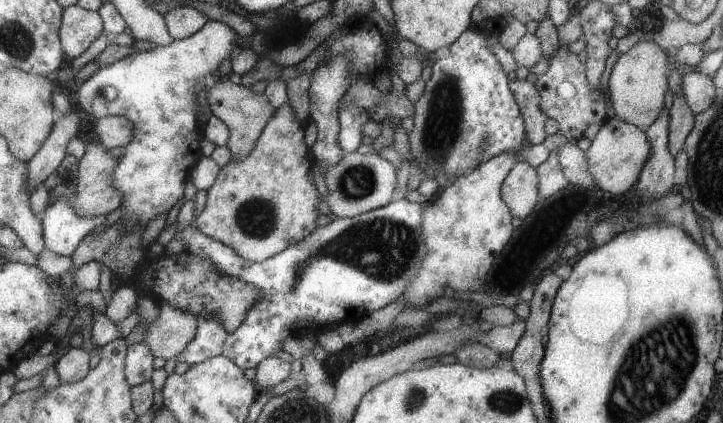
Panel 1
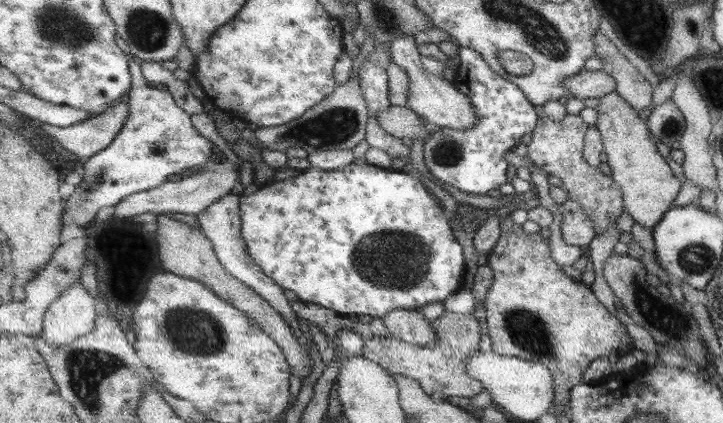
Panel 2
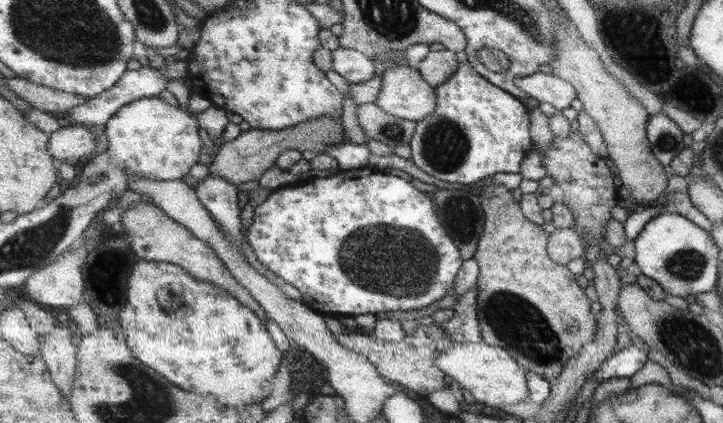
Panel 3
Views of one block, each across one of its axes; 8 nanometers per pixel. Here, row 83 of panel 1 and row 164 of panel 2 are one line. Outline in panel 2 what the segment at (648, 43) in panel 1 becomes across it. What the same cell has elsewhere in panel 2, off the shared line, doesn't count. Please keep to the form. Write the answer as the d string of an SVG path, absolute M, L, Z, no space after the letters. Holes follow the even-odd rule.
M616 91L602 96L596 110L598 116L595 126L601 132L603 152L611 167L613 182L619 185L623 195L624 210L632 216L635 224L654 229L680 192L680 181L674 177L672 169L654 146L646 122L640 120L642 114L622 96Z

